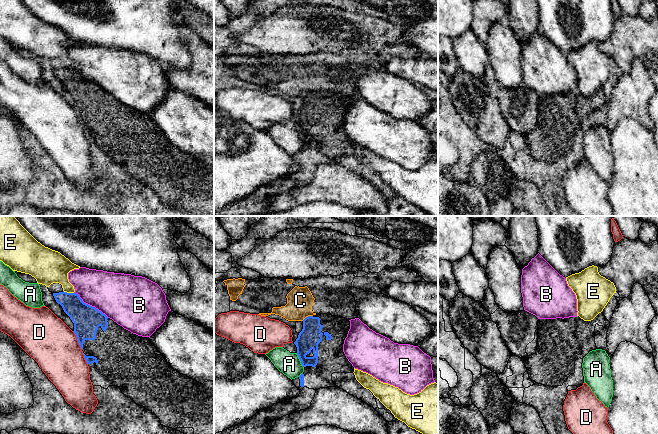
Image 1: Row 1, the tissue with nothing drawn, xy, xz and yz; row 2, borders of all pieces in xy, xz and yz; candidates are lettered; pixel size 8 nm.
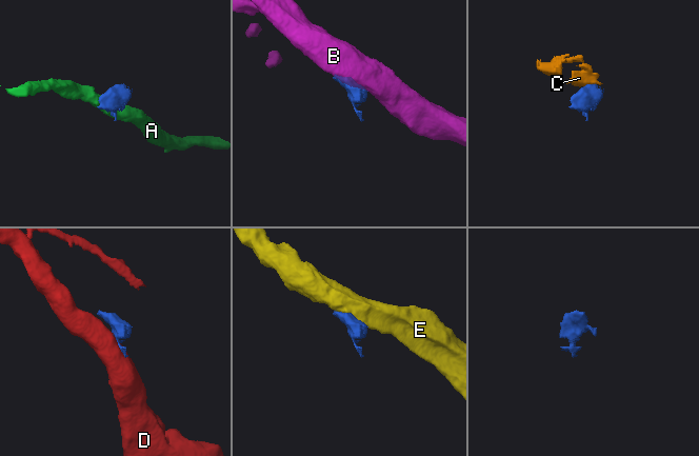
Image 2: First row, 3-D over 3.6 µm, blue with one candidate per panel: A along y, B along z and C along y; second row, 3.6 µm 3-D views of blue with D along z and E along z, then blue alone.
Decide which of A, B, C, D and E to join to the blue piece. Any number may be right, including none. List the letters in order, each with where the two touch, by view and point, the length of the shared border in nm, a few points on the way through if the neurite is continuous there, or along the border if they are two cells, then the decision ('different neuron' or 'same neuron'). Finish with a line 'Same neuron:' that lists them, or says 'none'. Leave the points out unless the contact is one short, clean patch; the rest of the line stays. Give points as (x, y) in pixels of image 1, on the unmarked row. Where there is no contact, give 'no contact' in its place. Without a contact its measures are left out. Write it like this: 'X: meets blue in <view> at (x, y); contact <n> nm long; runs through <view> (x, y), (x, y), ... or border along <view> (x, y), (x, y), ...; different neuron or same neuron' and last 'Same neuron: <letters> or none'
A: meets blue in xz at (300, 136); contact 130 nm long; different neuron
B: meets blue in xy at (91, 82); contact 340 nm long; border along xy (74, 68), (84, 78), (94, 82), (108, 93); different neuron
C: meets blue in xz at (308, 92); contact 100 nm long; border along xz (312, 91), (308, 91), (302, 96); different neuron
D: meets blue in xy at (77, 116); contact 170 nm long; border along xy (72, 107), (81, 125); different neuron
E: meets blue in xy at (69, 69); contact 100 nm long; different neuron
Same neuron: none

